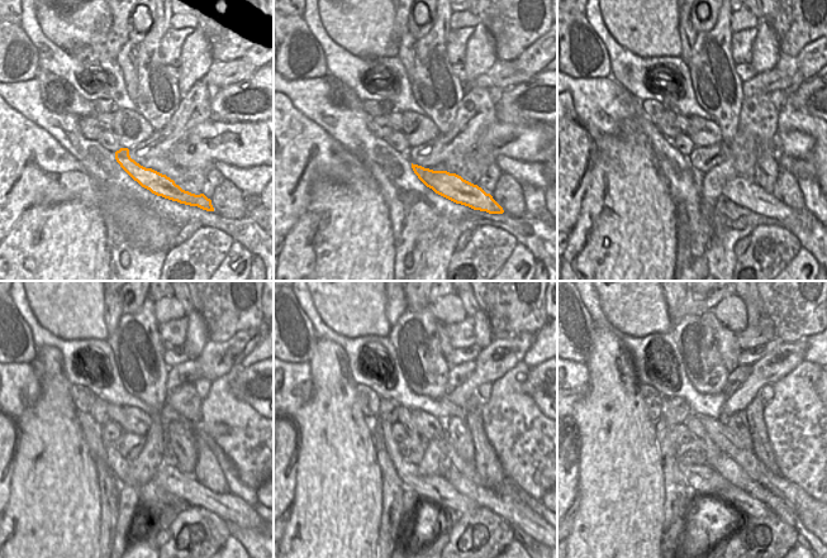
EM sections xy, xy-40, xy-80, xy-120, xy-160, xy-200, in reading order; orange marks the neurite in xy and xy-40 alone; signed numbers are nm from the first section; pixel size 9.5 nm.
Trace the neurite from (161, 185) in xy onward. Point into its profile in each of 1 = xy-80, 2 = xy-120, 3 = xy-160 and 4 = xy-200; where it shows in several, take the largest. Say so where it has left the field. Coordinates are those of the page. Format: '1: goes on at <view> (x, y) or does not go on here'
1: goes on at xy-80 (741, 191)
2: goes on at xy-120 (171, 478)
3: goes on at xy-160 (531, 521)
4: goes on at xy-200 (814, 526)

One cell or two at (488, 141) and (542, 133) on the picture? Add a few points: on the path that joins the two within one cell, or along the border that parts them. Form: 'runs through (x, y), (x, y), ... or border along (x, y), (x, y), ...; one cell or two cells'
runs through (502, 139), (509, 138), (513, 134), (528, 134); one cell

